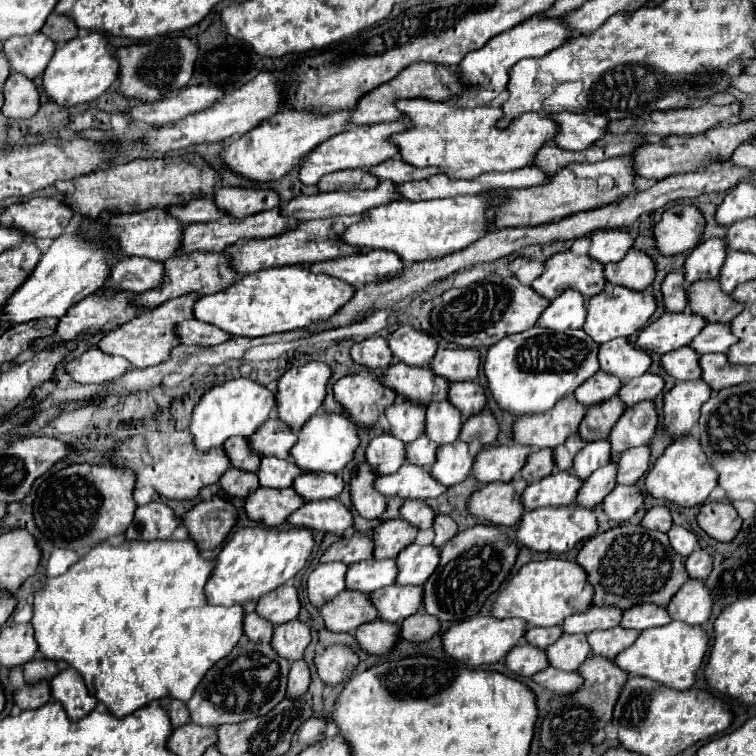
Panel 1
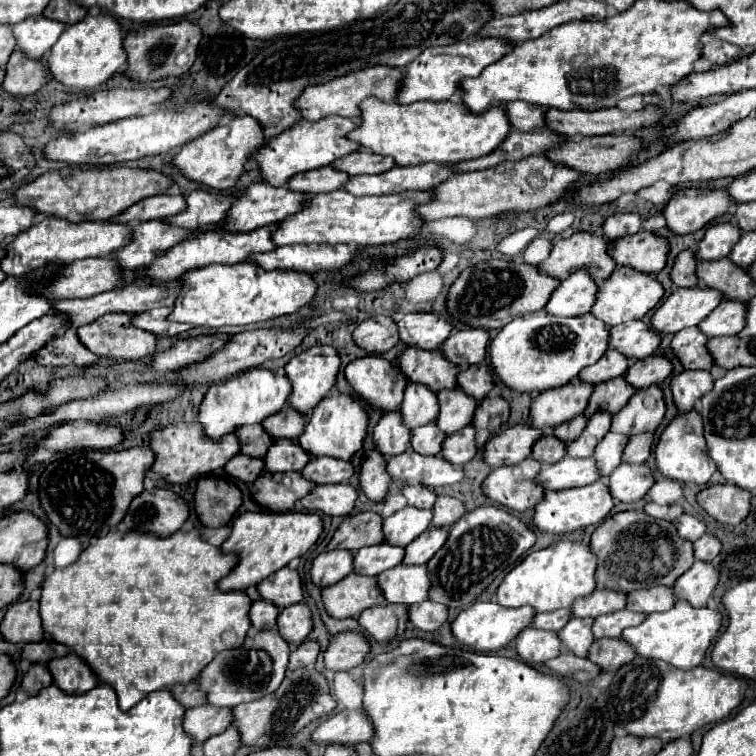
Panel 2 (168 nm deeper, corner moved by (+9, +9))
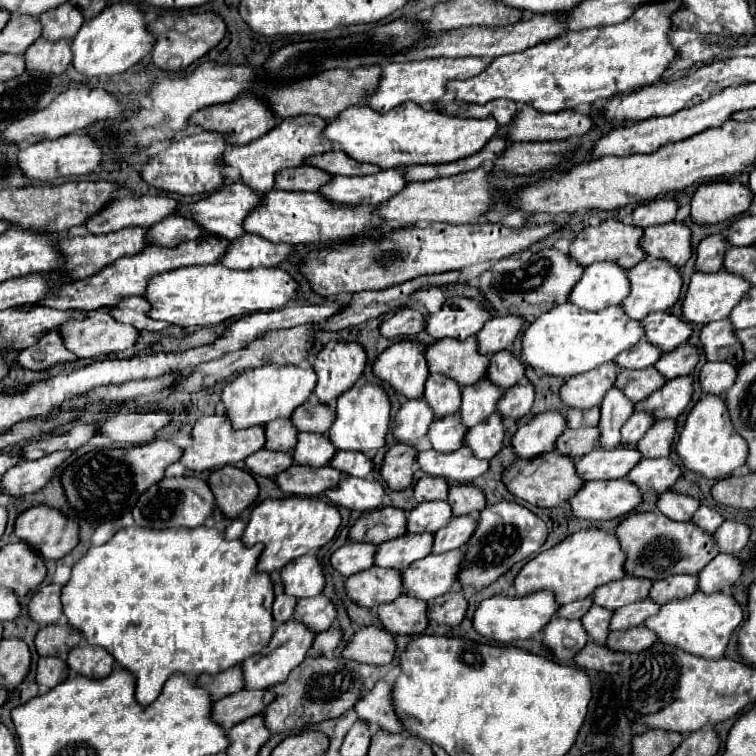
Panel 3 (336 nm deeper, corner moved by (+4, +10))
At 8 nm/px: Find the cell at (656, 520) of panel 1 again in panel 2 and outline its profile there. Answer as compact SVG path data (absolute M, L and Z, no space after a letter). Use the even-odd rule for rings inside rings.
M648 502L646 508L644 508L646 514L654 516L654 518L662 518L662 520L674 520L674 518L680 518L684 514L684 510L678 506L678 504L670 504L670 506L660 506L660 504L654 504L654 502Z

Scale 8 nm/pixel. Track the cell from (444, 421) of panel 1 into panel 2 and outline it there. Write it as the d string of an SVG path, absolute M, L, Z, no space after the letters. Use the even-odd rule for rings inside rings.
M452 388L452 390L440 390L440 414L438 414L438 428L446 434L454 434L462 428L466 428L472 422L472 414L478 406L474 398L470 398L464 390Z

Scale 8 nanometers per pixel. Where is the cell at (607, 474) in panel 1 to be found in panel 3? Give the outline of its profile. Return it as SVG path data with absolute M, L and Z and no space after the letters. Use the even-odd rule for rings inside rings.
M633 413L627 423L621 427L621 443L635 447L637 441L645 435L645 431L653 425L653 419L647 413Z

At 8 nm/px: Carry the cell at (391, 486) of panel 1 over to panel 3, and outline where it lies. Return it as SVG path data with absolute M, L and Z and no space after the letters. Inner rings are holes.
M465 445L449 455L435 453L433 449L419 451L415 463L425 475L443 477L453 483L471 483L475 477L483 475L489 467L487 465L489 461L479 461Z

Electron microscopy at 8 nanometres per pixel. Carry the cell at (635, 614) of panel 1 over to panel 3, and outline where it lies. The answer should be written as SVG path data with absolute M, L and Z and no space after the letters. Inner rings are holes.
M673 575L661 581L655 581L651 591L649 591L649 599L655 601L657 605L665 605L669 601L675 599L683 599L693 595L695 589L695 577L691 575Z

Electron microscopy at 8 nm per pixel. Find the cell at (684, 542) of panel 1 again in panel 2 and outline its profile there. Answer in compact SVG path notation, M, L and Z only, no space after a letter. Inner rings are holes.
M682 514L682 516L674 522L674 526L678 528L680 536L686 538L686 540L690 540L690 542L696 542L696 540L706 532L706 524L704 524L702 520L690 516L690 514Z

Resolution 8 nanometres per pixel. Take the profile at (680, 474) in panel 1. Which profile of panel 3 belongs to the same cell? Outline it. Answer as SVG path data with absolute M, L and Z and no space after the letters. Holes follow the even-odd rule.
M703 395L693 409L689 411L683 431L675 443L675 453L679 457L679 465L687 471L693 471L707 479L725 479L731 477L737 467L745 465L747 443L731 429L731 421L727 417L727 409L719 395Z

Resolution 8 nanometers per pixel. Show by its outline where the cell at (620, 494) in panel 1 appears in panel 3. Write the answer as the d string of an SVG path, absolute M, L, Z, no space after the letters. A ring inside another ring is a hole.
M669 457L665 459L641 459L631 473L627 475L633 485L637 485L641 491L655 491L657 495L665 493L675 485L677 477L681 475L681 467L673 463Z

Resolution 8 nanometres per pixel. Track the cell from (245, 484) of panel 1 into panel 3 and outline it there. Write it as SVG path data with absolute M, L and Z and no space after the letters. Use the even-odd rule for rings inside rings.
M261 449L253 455L249 455L245 459L245 465L251 473L257 473L261 477L275 477L279 475L283 469L293 465L293 459L289 453L275 453L275 451L267 451Z

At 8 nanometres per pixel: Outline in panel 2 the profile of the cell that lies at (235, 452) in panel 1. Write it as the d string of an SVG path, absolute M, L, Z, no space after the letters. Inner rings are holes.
M262 424L254 426L242 426L236 430L240 444L242 444L242 454L254 456L254 458L264 458L268 450L268 432L262 428Z

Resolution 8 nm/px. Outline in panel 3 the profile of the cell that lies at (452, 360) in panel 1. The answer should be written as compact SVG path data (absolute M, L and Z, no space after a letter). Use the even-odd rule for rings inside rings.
M505 315L505 317L493 317L489 319L483 329L475 335L477 339L477 351L481 355L495 355L501 349L507 349L517 333L521 331L523 319L515 315Z

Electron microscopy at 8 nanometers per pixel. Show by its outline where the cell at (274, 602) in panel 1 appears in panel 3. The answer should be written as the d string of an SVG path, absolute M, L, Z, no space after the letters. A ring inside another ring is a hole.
M313 553L293 559L289 565L285 565L281 569L281 581L285 593L297 599L315 597L325 587L323 569Z

